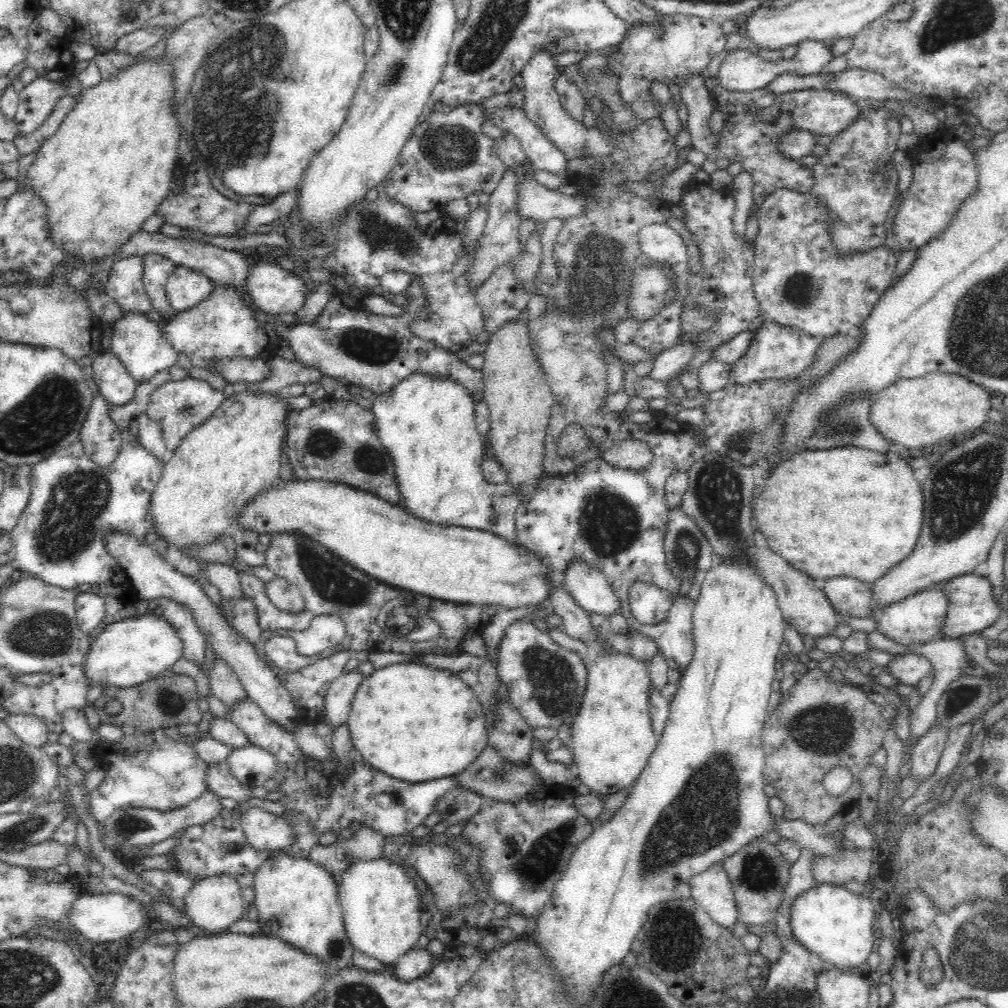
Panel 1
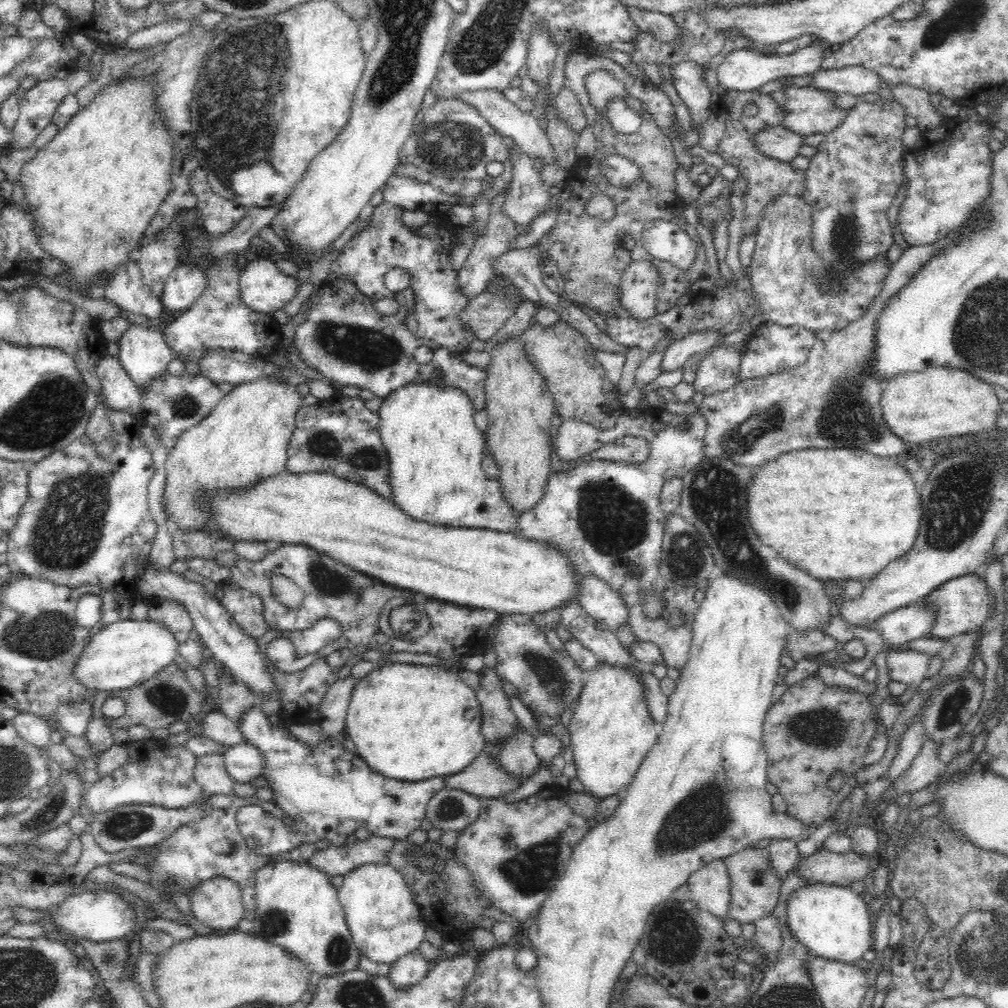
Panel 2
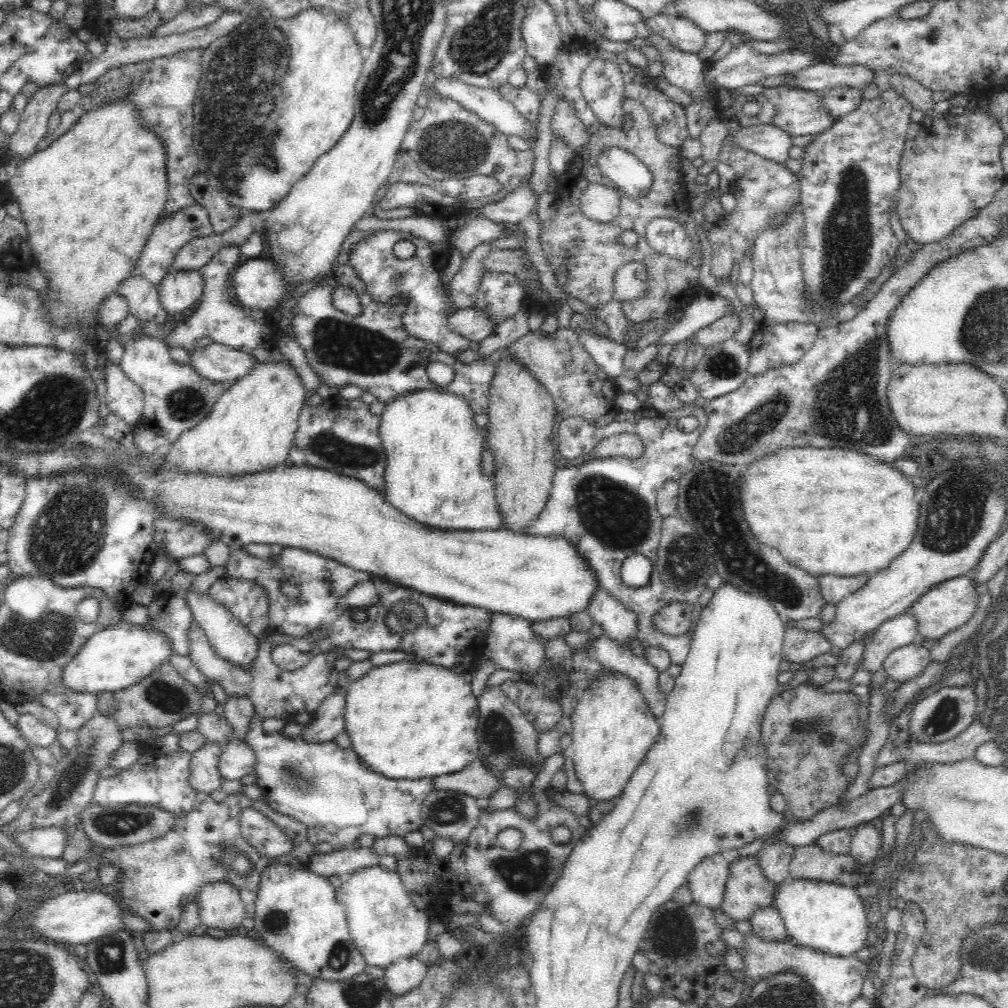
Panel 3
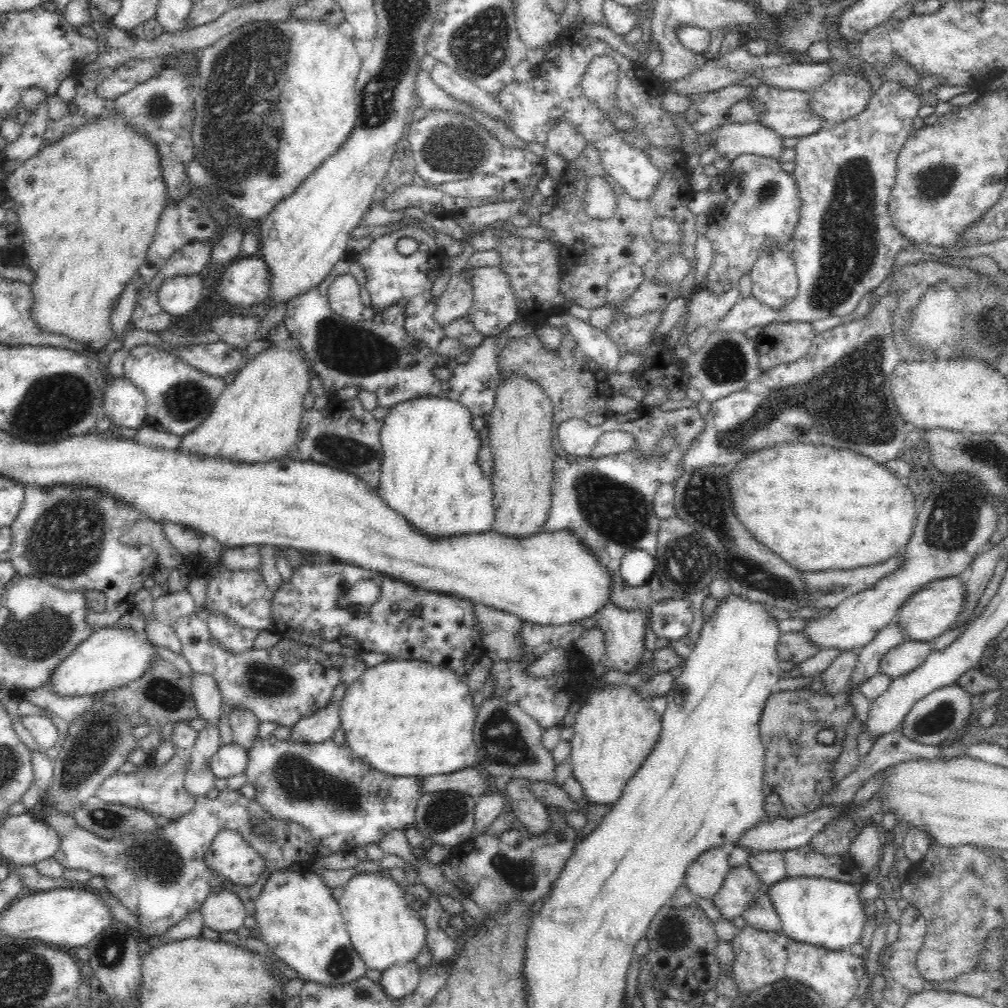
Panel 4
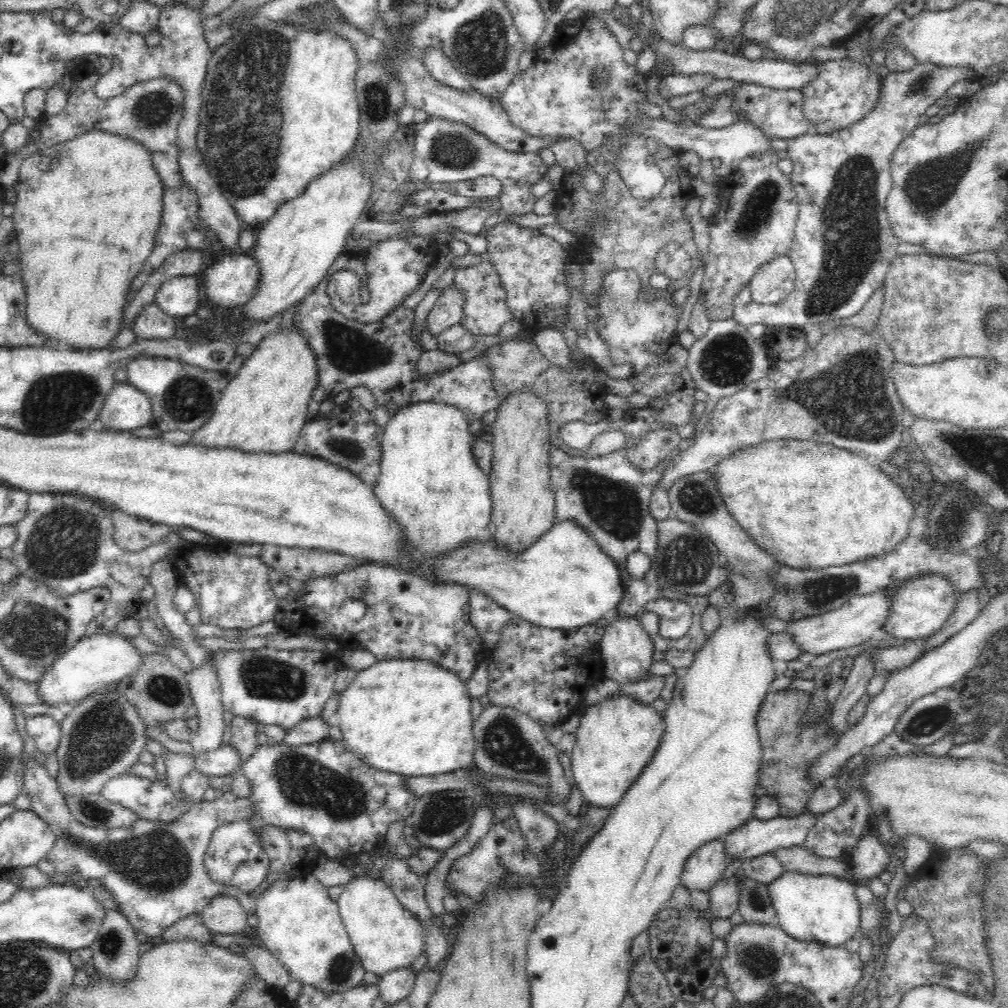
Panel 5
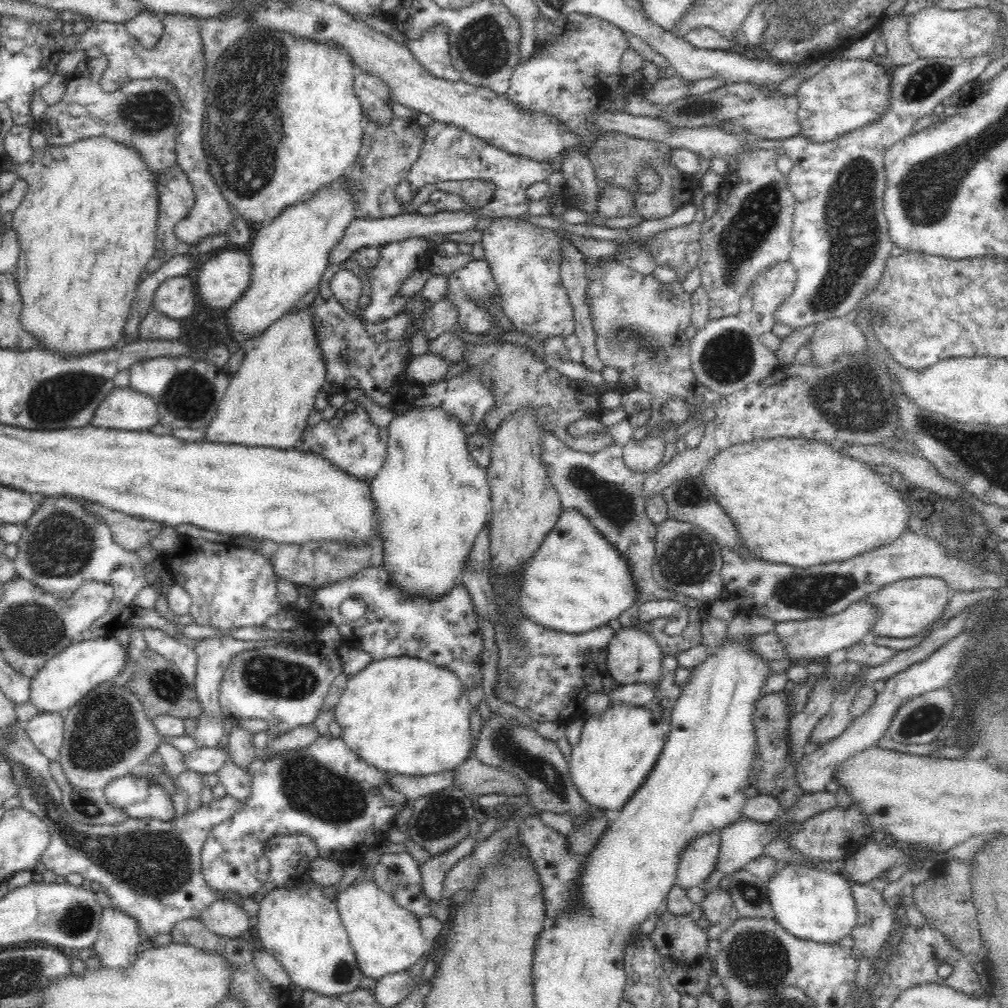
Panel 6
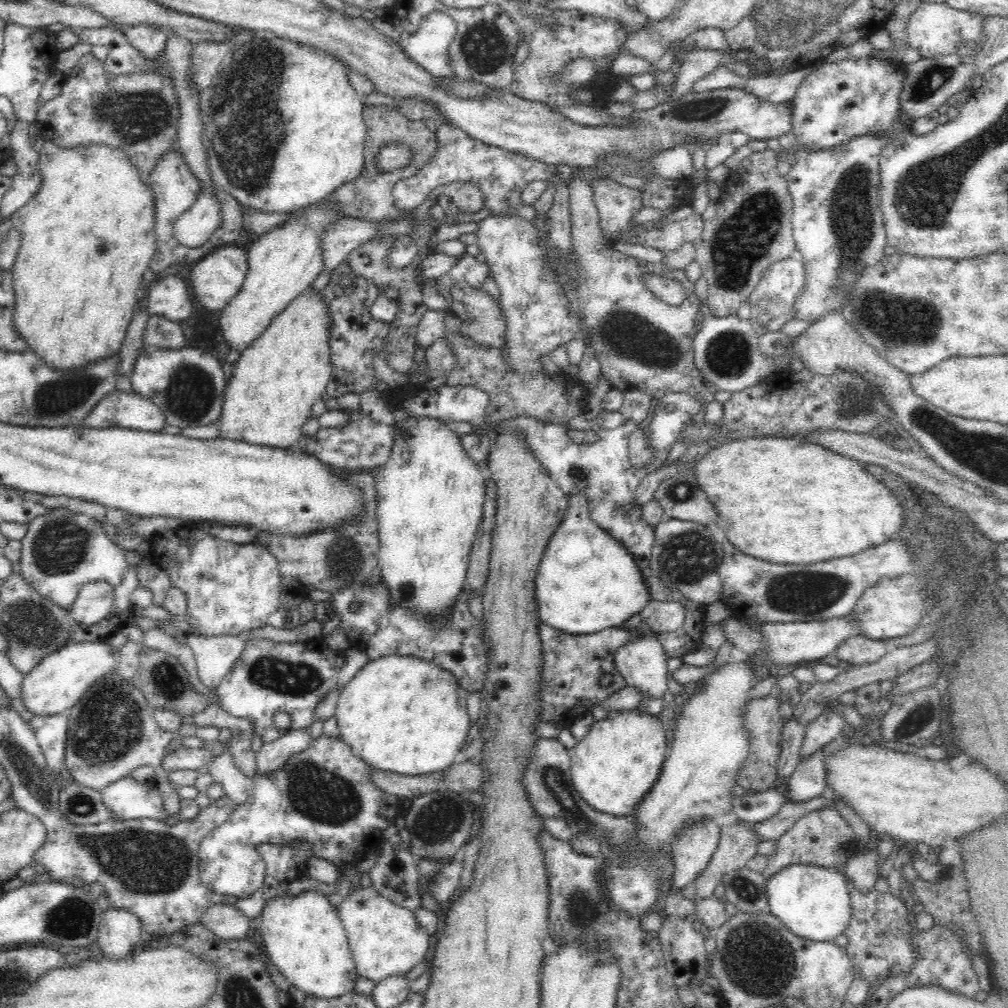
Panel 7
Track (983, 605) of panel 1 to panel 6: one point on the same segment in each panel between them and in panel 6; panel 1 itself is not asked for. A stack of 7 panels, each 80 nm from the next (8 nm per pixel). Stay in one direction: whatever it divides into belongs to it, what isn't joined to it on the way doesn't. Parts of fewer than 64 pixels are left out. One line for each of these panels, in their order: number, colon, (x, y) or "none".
2: (964, 603)
3: (950, 604)
4: (927, 614)
5: (920, 608)
6: (908, 607)

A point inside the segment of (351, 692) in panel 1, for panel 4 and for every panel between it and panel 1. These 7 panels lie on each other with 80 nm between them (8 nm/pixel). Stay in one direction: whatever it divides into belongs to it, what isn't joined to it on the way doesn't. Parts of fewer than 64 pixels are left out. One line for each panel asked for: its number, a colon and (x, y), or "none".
2: (334, 708)
3: (329, 721)
4: (320, 726)

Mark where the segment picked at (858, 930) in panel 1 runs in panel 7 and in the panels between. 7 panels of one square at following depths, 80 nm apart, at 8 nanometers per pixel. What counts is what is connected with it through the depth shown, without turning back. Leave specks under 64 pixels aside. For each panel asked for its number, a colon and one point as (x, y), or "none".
2: (833, 921)
3: (827, 917)
4: (826, 913)
5: (824, 909)
6: (817, 905)
7: (814, 902)

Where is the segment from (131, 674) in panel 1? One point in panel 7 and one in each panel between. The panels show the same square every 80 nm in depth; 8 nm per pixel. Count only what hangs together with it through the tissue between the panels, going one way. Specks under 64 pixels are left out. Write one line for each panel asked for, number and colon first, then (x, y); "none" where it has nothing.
2: (124, 654)
3: (121, 655)
4: (110, 658)
5: (96, 662)
6: (67, 678)
7: (59, 682)

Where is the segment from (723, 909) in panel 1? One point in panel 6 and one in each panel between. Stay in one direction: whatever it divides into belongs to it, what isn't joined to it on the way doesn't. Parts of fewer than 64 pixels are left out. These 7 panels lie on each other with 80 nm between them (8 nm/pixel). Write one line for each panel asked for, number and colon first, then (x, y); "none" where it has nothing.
2: (710, 887)
3: (707, 882)
4: (704, 878)
5: (705, 867)
6: (698, 862)

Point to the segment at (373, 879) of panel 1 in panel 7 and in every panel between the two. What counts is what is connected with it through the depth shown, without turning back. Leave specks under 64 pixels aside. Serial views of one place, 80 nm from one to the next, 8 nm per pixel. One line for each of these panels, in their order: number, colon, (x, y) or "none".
2: (384, 921)
3: (385, 925)
4: (385, 929)
5: (385, 936)
6: (386, 938)
7: (386, 940)

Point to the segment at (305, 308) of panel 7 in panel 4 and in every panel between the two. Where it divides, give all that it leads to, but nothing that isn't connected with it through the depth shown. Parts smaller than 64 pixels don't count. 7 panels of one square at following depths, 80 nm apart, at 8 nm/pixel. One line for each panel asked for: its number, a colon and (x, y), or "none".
4: (256, 419)
5: (263, 409)
6: (267, 403)

